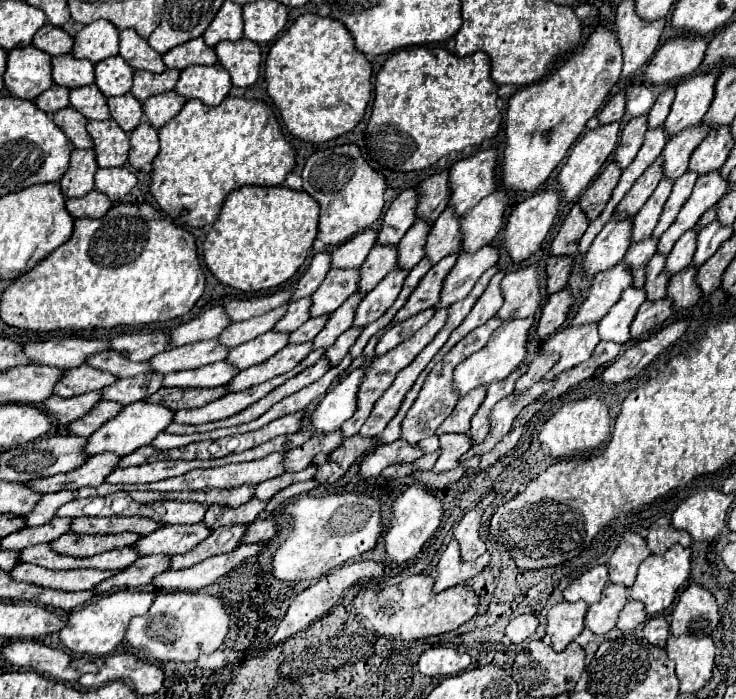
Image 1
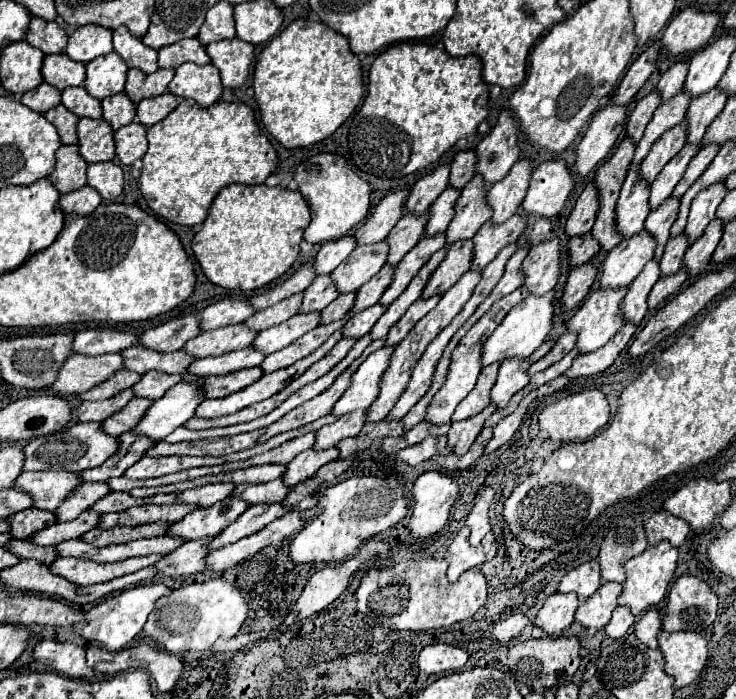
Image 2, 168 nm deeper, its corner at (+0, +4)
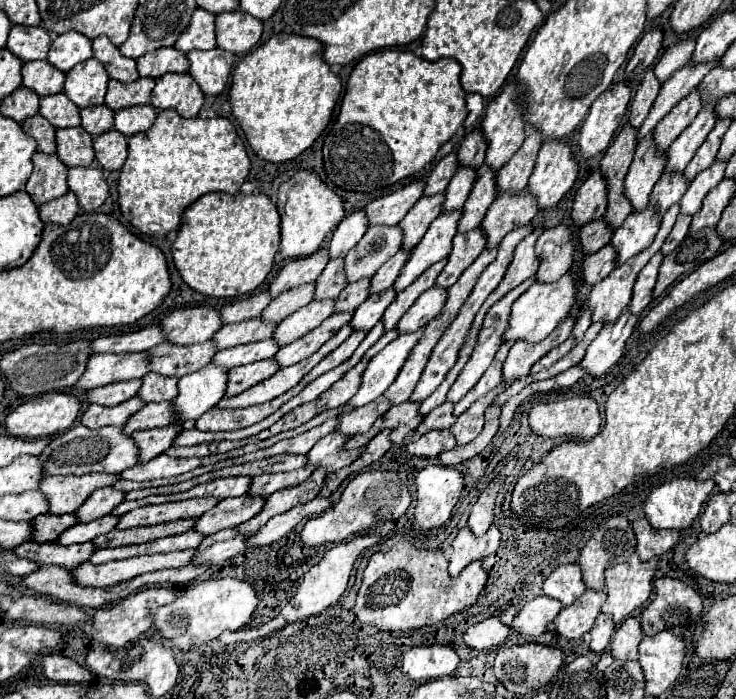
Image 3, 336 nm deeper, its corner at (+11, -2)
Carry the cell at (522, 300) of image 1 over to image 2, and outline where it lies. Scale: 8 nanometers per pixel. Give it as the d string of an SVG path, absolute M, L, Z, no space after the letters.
M558 238L530 248L522 264L522 276L524 276L522 286L526 286L530 294L544 296L546 292L550 292L558 282L558 274L560 274Z

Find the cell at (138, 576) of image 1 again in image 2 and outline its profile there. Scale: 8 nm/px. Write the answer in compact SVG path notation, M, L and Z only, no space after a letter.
M210 538L204 540L190 540L176 548L176 552L166 554L162 560L154 564L156 574L162 578L178 578L186 574L196 574L204 570L204 558L208 554L206 544Z

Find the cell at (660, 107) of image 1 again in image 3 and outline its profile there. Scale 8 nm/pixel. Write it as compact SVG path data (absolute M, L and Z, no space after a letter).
M685 38L679 40L677 44L673 44L671 48L665 50L665 54L661 56L661 60L655 64L655 74L659 82L665 82L675 70L679 70L693 54L693 46L695 46L695 38Z

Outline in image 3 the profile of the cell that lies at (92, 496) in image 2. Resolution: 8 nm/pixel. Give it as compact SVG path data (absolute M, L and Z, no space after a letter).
M111 486L103 490L99 488L85 500L85 504L75 512L75 516L79 518L79 522L91 522L91 520L111 514L113 506L119 506L123 500L125 500L125 492L115 490Z

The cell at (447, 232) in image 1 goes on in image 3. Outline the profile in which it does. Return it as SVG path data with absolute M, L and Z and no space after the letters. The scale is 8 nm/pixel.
M481 164L477 168L477 182L473 186L469 200L463 206L463 216L459 220L457 232L469 232L481 224L481 220L487 214L487 208L497 198L495 176L497 176L497 172L489 170L489 166L485 166L485 164Z

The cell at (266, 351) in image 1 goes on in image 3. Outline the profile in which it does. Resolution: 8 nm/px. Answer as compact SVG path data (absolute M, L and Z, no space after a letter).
M325 300L325 302L309 302L307 306L303 306L301 310L297 310L295 314L287 316L275 330L273 338L279 342L279 346L285 346L301 336L305 336L307 332L315 330L325 318L329 318L335 312L335 300Z

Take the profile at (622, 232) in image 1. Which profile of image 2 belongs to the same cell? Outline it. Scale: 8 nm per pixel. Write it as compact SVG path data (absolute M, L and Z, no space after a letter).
M632 166L622 184L616 204L616 232L622 236L622 240L636 236L636 232L644 228L644 220L650 212L648 194L650 186L638 176L638 166Z

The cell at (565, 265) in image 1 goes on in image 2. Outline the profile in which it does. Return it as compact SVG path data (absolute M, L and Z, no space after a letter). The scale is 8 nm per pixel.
M586 234L582 238L570 238L570 242L568 242L570 268L576 268L580 264L586 264L598 250L600 250L600 246L592 238L592 234Z

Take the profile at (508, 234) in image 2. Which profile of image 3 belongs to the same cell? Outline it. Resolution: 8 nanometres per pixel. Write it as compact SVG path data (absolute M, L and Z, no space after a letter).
M525 188L523 194L497 196L497 200L489 206L485 220L481 222L481 228L487 236L487 248L495 248L505 238L505 234L531 222L535 214L537 202L533 202L529 188Z

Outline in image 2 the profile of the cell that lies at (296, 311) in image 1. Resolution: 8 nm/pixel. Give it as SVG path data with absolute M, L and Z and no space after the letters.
M318 276L304 292L304 300L300 304L300 314L310 314L310 312L320 312L324 310L334 298L338 298L338 292L334 288L334 282L330 276Z

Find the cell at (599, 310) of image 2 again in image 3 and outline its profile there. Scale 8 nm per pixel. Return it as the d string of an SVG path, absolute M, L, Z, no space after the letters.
M679 204L669 208L669 214L665 214L665 218L663 218L663 222L661 222L661 228L659 228L659 232L657 232L657 236L655 236L655 240L653 240L653 244L651 244L649 248L641 250L641 254L637 254L635 258L629 258L629 262L617 266L605 280L601 280L599 284L593 286L593 290L591 290L589 298L587 298L587 308L593 310L593 322L597 322L597 320L605 320L605 324L607 324L607 322L615 322L615 320L619 318L621 310L629 306L629 302L631 302L631 292L633 292L633 284L635 284L635 280L637 280L637 274L643 270L643 266L649 262L649 258L651 258L655 252L659 252L659 248L663 246L665 238L669 236L671 228L673 228L673 224L675 224L677 214L679 214Z

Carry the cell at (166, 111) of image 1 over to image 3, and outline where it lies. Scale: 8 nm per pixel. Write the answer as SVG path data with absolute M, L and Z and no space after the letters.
M151 104L123 108L123 110L115 112L115 130L119 130L121 134L125 134L129 138L137 132L149 130L155 122L155 116L157 116L157 112Z

